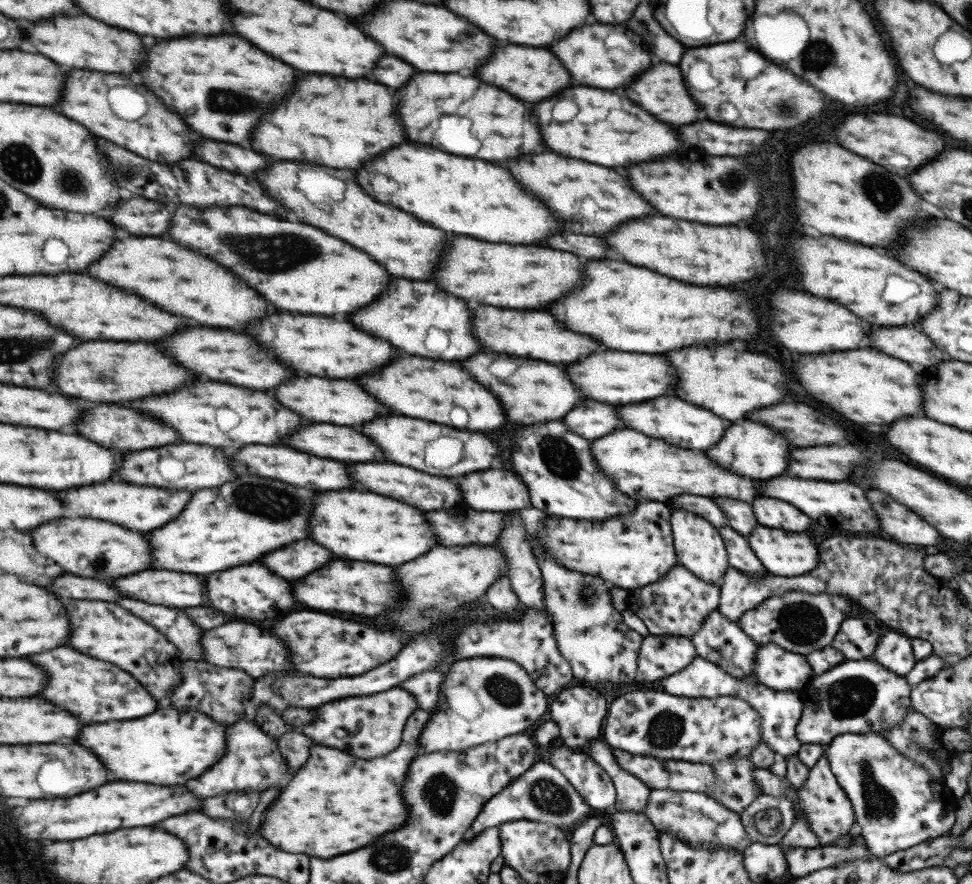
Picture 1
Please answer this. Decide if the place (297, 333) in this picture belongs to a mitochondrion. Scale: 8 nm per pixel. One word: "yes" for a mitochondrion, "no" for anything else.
no

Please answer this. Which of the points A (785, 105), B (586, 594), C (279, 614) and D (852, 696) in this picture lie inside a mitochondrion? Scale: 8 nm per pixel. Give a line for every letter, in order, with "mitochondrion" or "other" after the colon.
A: mitochondrion
B: mitochondrion
C: other
D: mitochondrion

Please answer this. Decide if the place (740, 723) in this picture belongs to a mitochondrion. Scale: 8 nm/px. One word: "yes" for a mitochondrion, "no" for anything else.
no

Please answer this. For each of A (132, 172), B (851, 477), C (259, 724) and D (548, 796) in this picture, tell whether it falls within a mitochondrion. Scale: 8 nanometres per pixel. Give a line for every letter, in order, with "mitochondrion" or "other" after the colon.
A: mitochondrion
B: other
C: other
D: mitochondrion

